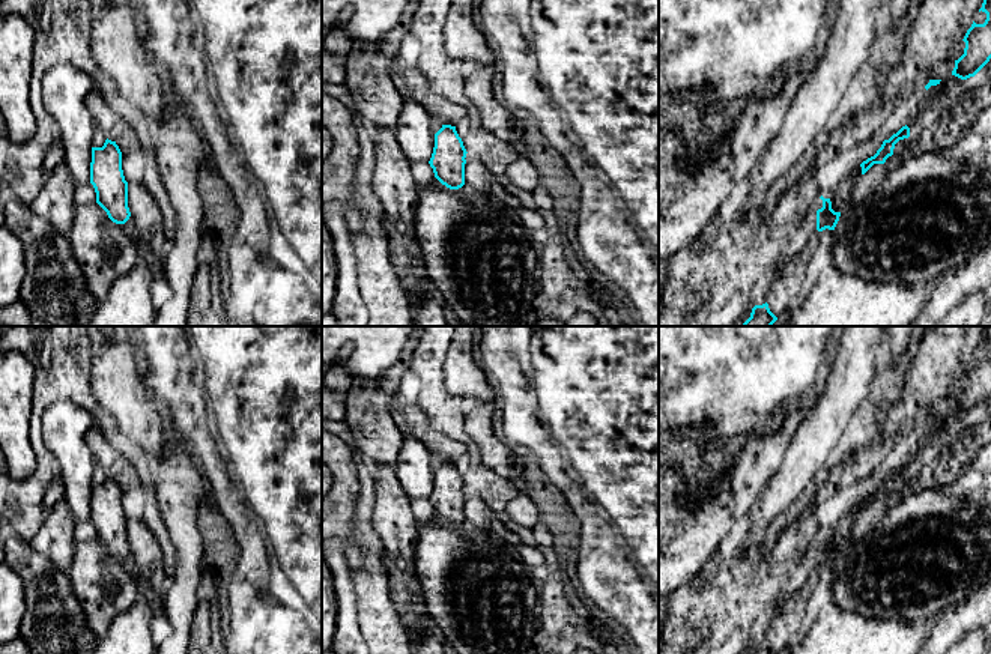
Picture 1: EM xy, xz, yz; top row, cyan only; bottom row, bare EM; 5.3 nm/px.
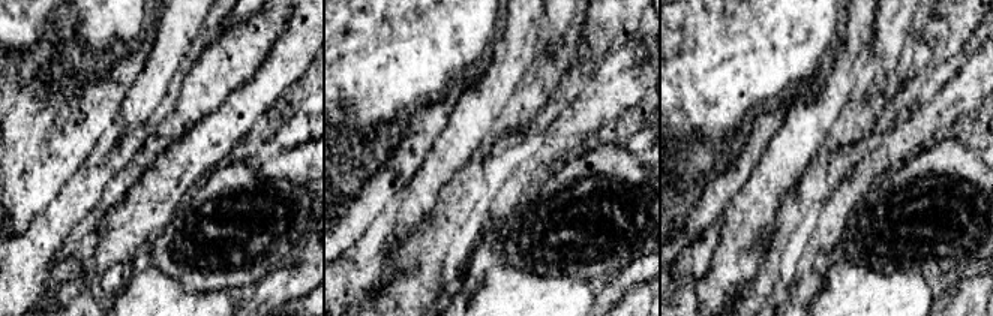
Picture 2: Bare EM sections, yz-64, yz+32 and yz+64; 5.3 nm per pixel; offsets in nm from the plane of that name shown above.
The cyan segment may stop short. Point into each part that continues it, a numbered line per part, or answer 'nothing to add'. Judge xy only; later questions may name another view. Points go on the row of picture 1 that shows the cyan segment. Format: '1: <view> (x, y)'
nothing to add

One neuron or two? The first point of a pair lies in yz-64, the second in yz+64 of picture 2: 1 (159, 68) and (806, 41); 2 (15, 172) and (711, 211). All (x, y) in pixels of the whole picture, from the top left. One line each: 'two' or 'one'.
1: two
2: one

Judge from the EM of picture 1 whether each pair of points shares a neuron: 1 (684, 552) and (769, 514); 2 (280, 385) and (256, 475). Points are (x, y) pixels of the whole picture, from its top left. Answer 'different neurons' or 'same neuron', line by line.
1: different neurons
2: same neuron

